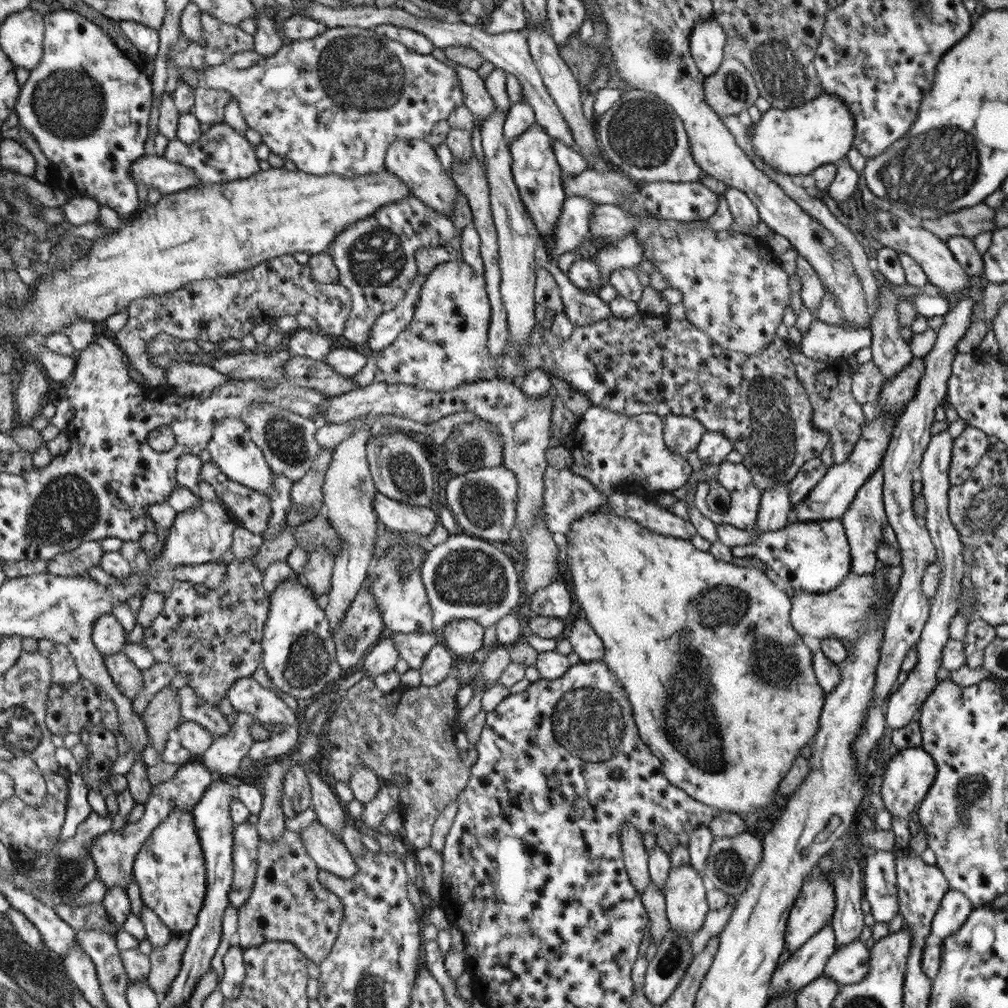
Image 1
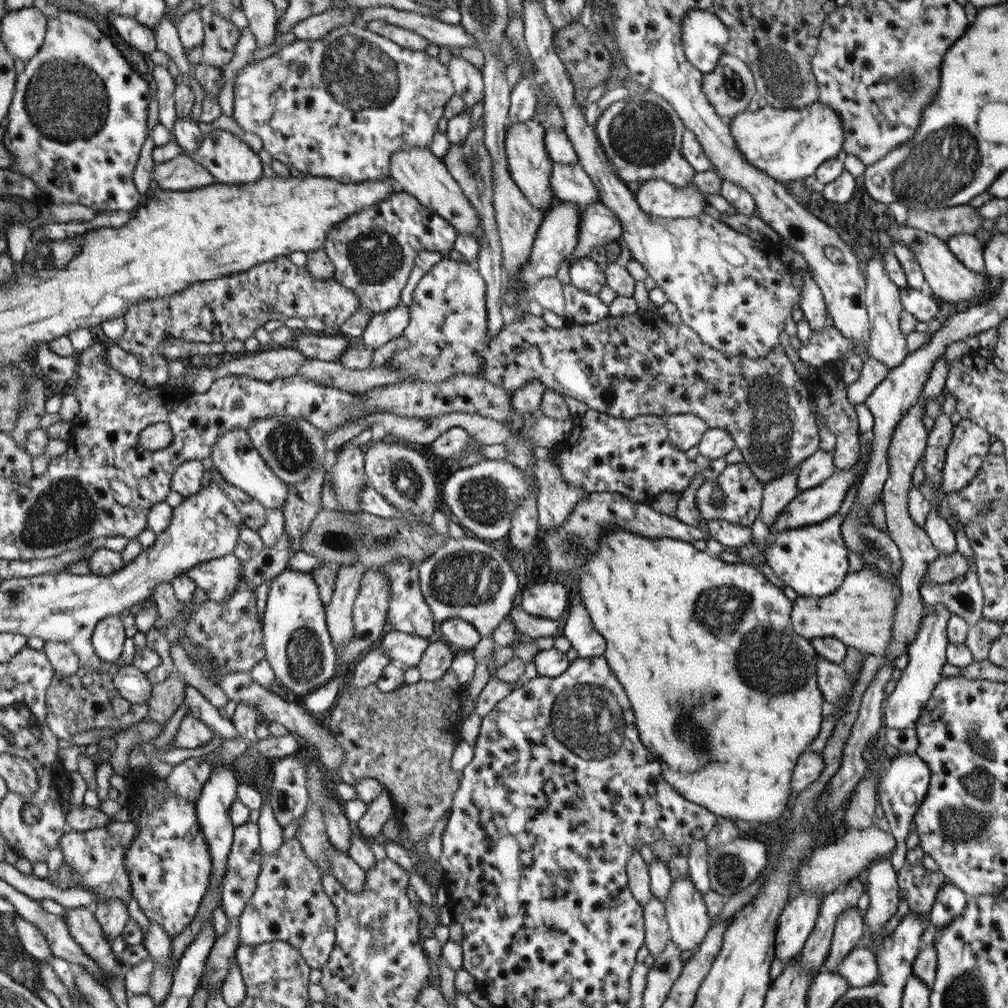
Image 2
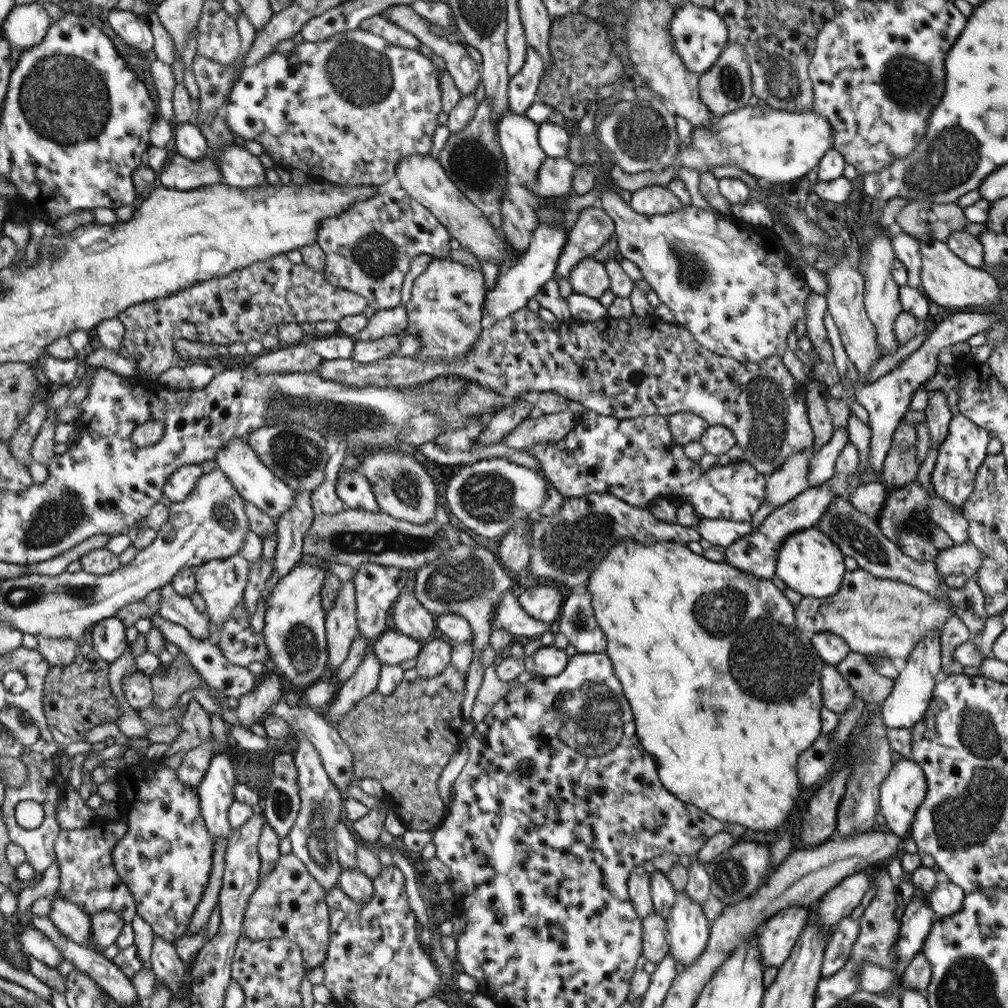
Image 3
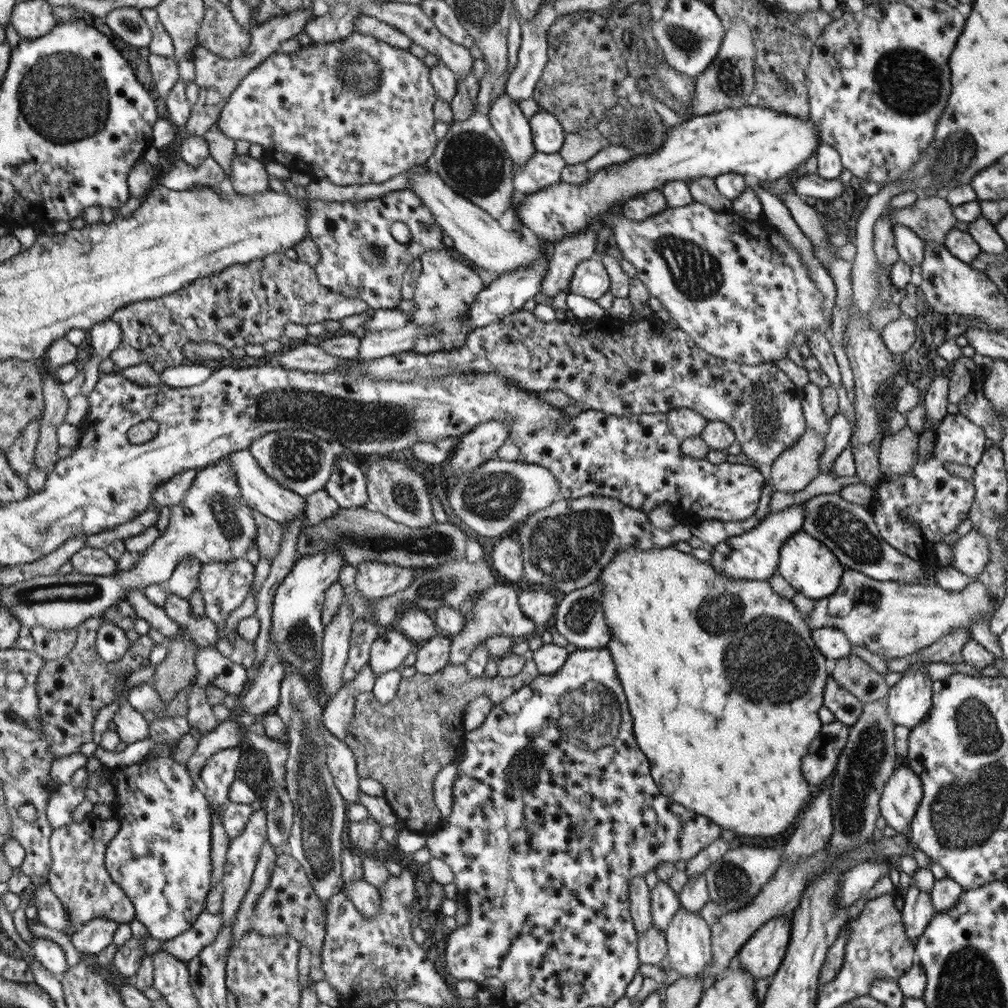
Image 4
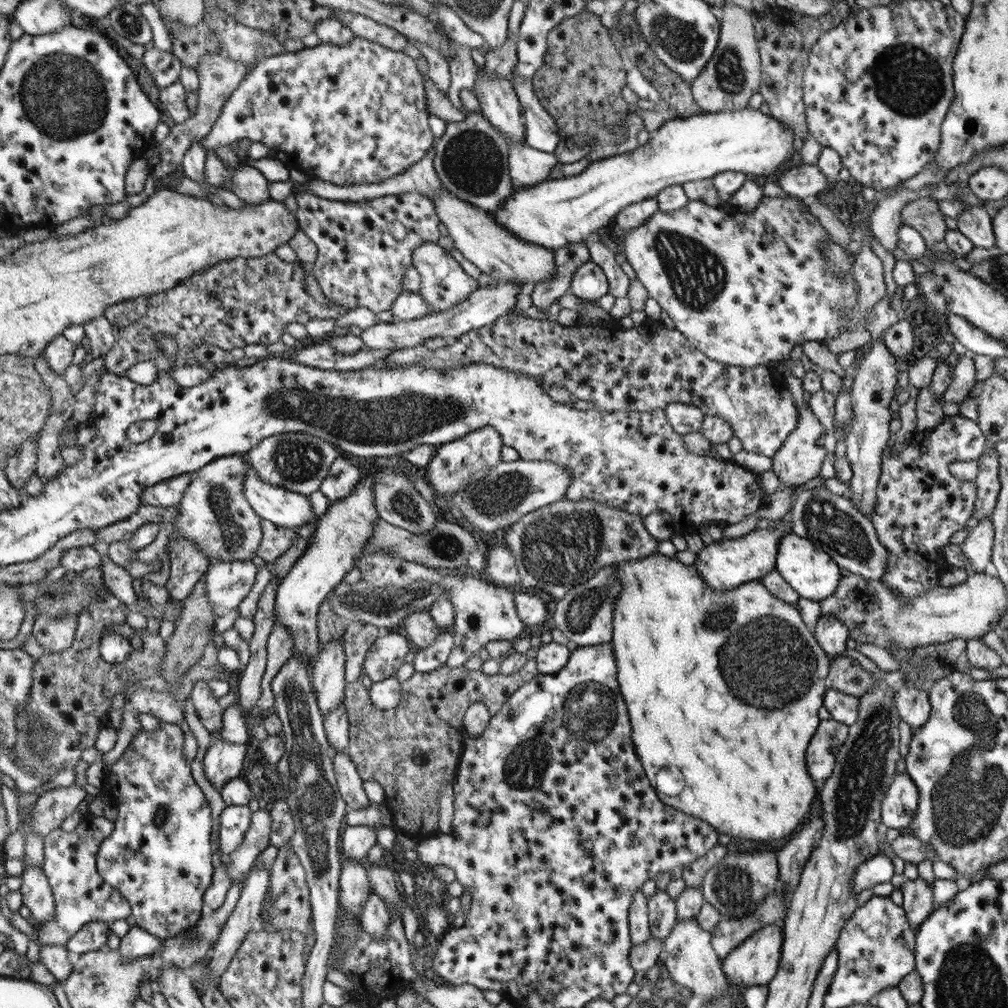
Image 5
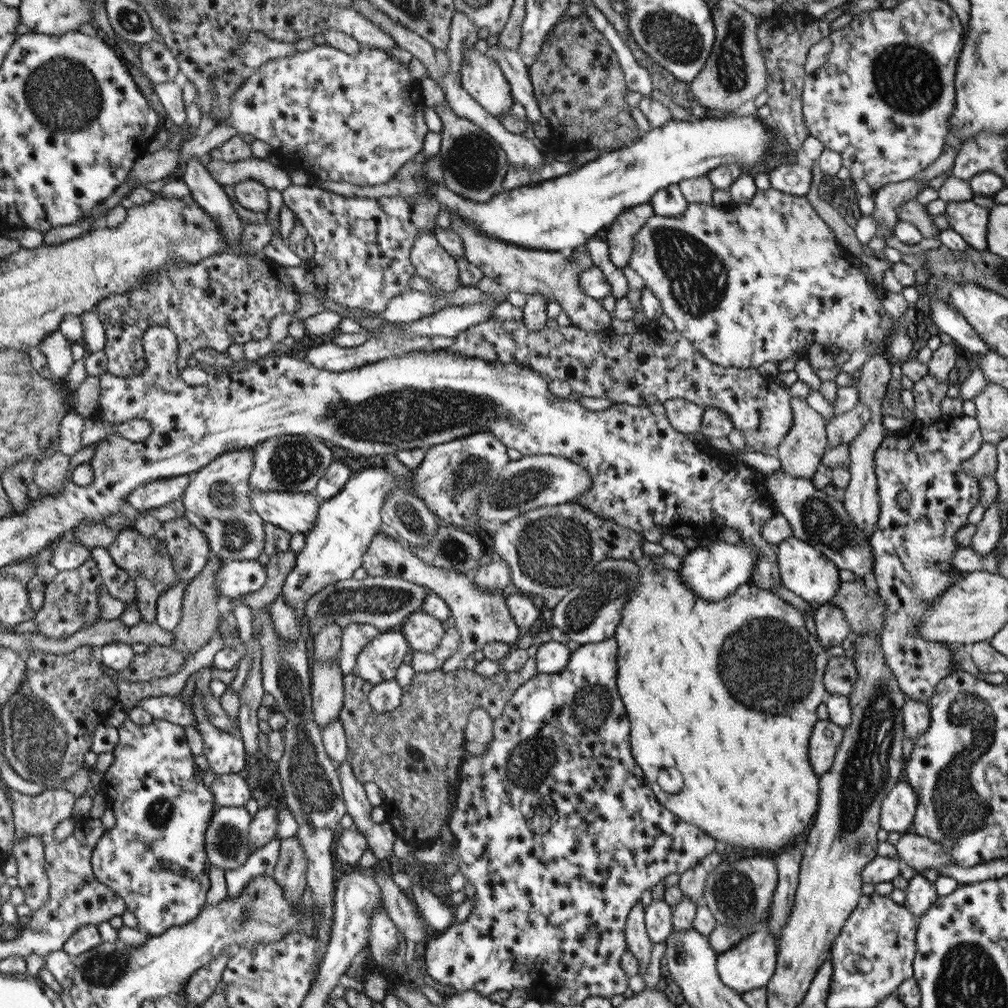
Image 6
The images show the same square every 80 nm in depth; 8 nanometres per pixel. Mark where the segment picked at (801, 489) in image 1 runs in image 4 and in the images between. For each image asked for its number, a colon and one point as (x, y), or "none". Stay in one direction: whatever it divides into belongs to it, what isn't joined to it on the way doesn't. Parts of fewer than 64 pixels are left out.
2: (820, 466)
3: (822, 464)
4: (839, 433)

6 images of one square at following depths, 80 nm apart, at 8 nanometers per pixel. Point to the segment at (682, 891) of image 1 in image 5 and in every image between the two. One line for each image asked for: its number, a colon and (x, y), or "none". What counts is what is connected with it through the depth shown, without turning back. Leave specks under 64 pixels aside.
2: (685, 909)
3: (688, 929)
4: (689, 938)
5: (691, 961)

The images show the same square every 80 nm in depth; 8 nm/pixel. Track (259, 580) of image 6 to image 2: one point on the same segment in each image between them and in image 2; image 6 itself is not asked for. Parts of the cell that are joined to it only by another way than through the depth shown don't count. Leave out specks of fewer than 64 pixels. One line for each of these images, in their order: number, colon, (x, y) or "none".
2: (219, 578)
3: (221, 583)
4: (224, 585)
5: (228, 583)

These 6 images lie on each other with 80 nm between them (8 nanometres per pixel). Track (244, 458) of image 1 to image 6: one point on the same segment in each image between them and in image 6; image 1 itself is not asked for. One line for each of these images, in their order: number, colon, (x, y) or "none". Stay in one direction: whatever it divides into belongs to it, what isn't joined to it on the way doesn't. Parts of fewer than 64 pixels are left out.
2: (234, 456)
3: (255, 481)
4: (260, 490)
5: (283, 507)
6: (299, 512)

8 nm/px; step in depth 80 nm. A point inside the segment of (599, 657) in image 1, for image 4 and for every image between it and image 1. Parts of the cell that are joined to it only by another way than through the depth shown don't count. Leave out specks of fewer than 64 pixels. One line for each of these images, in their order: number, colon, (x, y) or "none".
2: (579, 629)
3: (577, 621)
4: (580, 616)

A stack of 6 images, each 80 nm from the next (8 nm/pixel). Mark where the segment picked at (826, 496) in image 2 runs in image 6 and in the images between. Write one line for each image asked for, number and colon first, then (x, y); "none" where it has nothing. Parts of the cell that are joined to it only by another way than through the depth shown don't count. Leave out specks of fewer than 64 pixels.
3: (756, 554)
4: (754, 555)
5: (724, 565)
6: (713, 573)

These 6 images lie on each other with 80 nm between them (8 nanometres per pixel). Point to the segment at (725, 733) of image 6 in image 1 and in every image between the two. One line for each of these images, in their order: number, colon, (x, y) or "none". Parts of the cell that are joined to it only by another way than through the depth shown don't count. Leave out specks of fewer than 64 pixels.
1: (687, 633)
2: (725, 693)
3: (725, 690)
4: (687, 639)
5: (738, 731)

